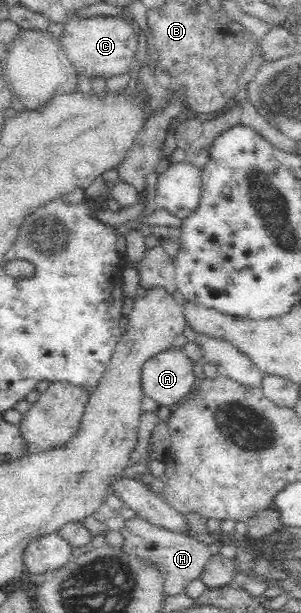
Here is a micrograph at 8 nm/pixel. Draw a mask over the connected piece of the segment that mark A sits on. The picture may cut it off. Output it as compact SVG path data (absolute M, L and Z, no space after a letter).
M175 347L150 357L142 367L141 384L146 397L172 407L192 391L196 376L192 359Z

